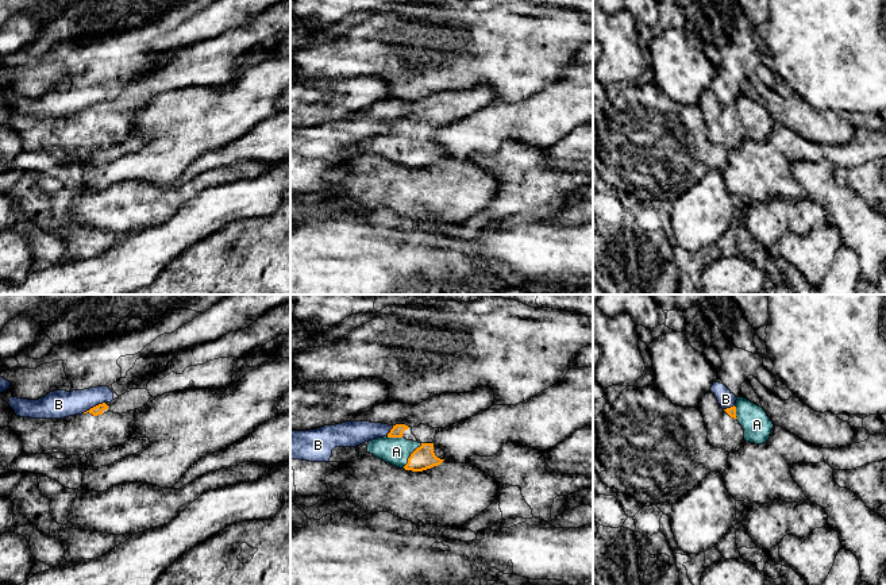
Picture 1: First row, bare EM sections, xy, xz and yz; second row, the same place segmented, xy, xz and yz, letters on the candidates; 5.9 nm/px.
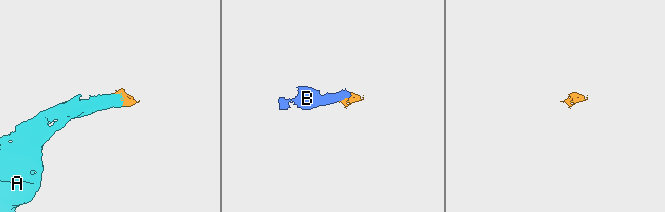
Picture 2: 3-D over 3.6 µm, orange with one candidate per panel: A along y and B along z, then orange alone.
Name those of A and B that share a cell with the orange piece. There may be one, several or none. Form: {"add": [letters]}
{"add": ["A"]}

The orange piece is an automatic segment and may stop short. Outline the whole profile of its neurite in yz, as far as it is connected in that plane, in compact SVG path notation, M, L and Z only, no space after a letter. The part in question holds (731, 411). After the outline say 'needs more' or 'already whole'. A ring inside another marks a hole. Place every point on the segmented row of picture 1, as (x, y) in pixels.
M712 392L705 393L698 409L708 428L708 440L728 453L740 450L746 442L763 444L770 438L773 422L766 411L744 397L723 409Z; needs more

